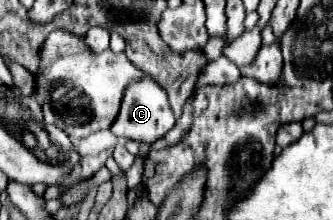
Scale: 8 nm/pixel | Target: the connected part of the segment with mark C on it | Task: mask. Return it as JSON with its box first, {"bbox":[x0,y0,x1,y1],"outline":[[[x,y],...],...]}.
{"bbox":[110,74,176,142],"outline":[[[142,74],[140,80],[126,86],[124,98],[120,104],[120,112],[118,112],[116,120],[112,122],[110,130],[116,136],[126,136],[126,138],[140,140],[140,142],[156,142],[174,126],[174,122],[176,120],[172,116],[166,90],[150,74]]]}

